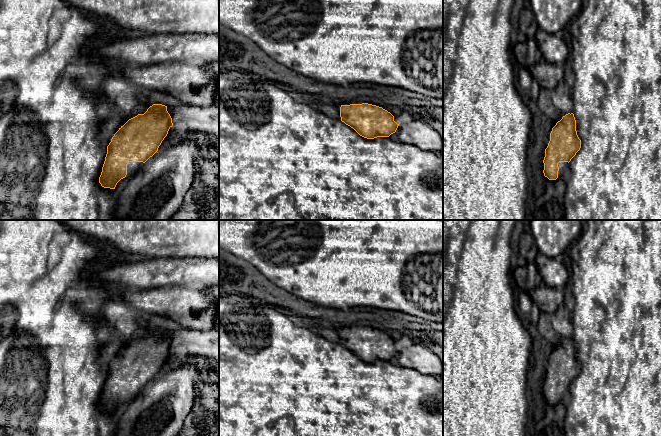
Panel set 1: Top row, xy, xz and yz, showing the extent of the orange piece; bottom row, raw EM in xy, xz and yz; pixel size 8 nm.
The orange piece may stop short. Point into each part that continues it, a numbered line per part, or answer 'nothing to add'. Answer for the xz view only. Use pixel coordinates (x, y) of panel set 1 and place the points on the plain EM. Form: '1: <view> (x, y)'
nothing to add

